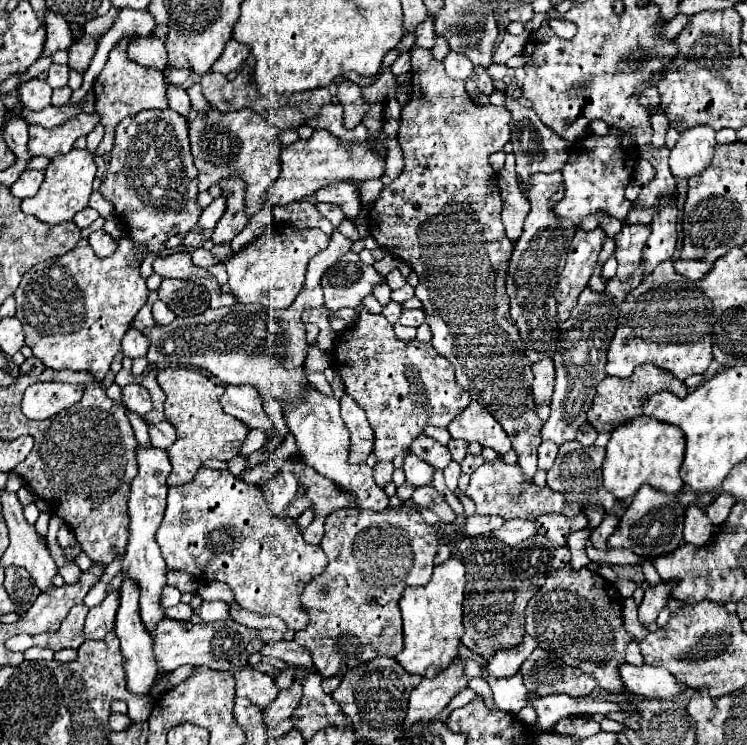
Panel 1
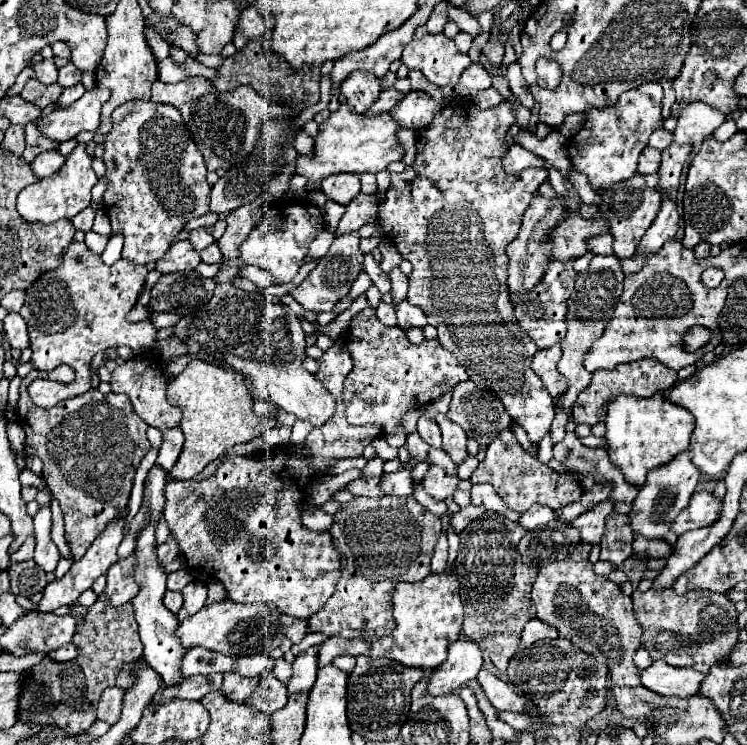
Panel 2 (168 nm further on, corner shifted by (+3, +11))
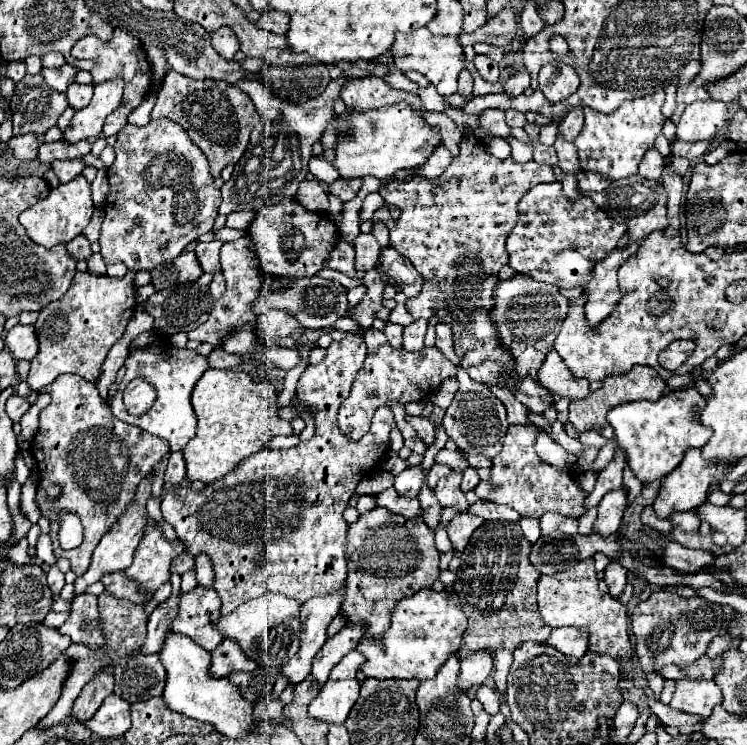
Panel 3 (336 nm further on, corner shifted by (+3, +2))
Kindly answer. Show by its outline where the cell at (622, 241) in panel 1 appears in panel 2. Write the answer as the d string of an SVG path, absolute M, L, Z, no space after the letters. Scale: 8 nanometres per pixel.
M636 174L628 180L622 180L620 184L614 184L608 190L600 190L598 194L602 194L604 206L614 206L608 212L602 212L610 220L610 234L614 236L614 246L612 246L614 254L618 258L632 258L636 244L640 242L644 232L650 228L652 220L656 218L656 214L660 210L662 194L656 188L648 188L644 176L640 176L640 174Z

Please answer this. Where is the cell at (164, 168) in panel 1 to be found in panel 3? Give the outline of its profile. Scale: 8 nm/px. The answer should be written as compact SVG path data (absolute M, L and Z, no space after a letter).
M168 117L154 119L144 127L126 123L116 135L114 153L116 159L108 167L110 195L104 203L104 223L100 233L100 255L108 265L122 261L132 271L152 271L154 267L176 259L188 243L212 229L218 215L220 191L214 187L204 153L190 141L188 133L178 123Z

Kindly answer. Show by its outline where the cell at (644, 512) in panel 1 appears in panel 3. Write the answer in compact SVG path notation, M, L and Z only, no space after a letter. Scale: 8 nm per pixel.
M688 449L688 453L684 455L682 463L668 475L664 475L664 479L660 481L660 491L658 497L654 501L654 511L656 517L660 519L668 519L672 513L676 511L692 511L696 509L700 503L706 501L708 495L708 487L716 477L716 461L706 461L700 455L700 449Z

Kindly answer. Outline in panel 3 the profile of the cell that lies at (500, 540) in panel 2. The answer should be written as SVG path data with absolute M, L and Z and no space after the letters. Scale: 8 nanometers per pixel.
M484 521L480 525L480 529L476 529L476 533L472 533L468 549L464 549L464 553L460 557L462 565L456 571L458 579L452 585L452 591L458 593L460 605L468 617L468 629L464 631L464 637L462 637L464 647L470 651L490 649L494 655L494 683L502 695L500 713L506 717L506 721L510 717L510 709L506 705L506 677L508 677L508 671L512 665L514 649L524 641L542 643L550 635L550 627L542 621L542 617L538 613L538 605L536 605L536 581L538 581L540 573L536 569L532 569L532 563L528 561L530 547L532 547L532 543L522 535L522 529L518 523Z

